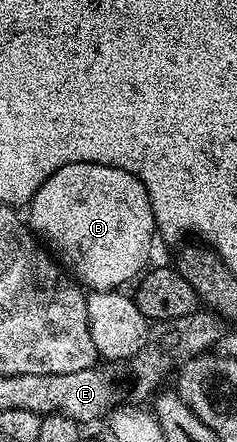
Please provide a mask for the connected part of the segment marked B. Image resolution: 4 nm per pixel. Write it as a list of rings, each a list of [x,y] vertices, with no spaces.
[[[95,162],[68,164],[44,180],[42,187],[34,193],[34,199],[28,203],[29,210],[28,222],[33,233],[87,291],[118,290],[125,287],[122,286],[125,282],[133,283],[147,269],[146,261],[154,246],[156,227],[148,192],[134,174]]]

